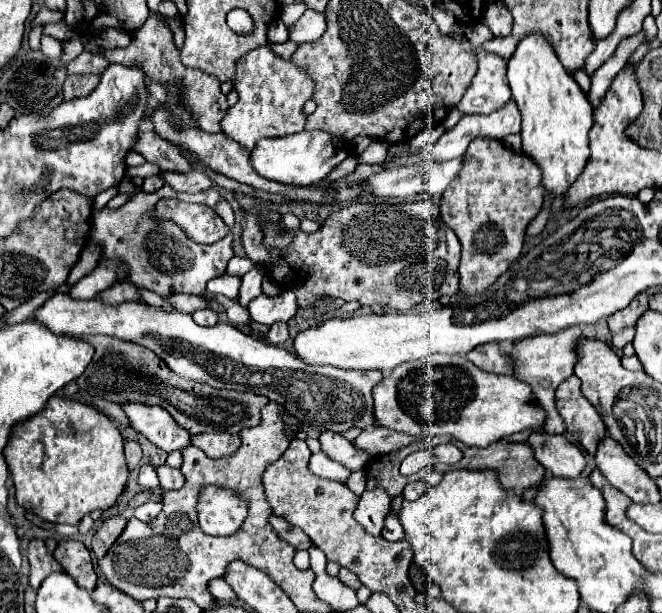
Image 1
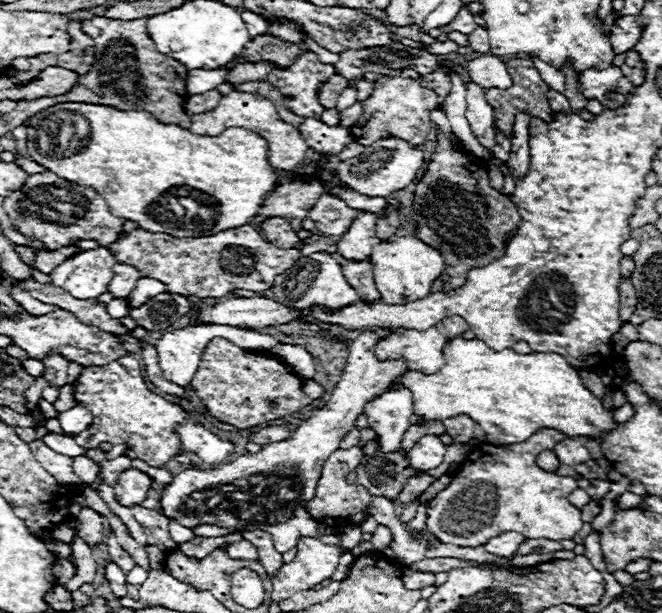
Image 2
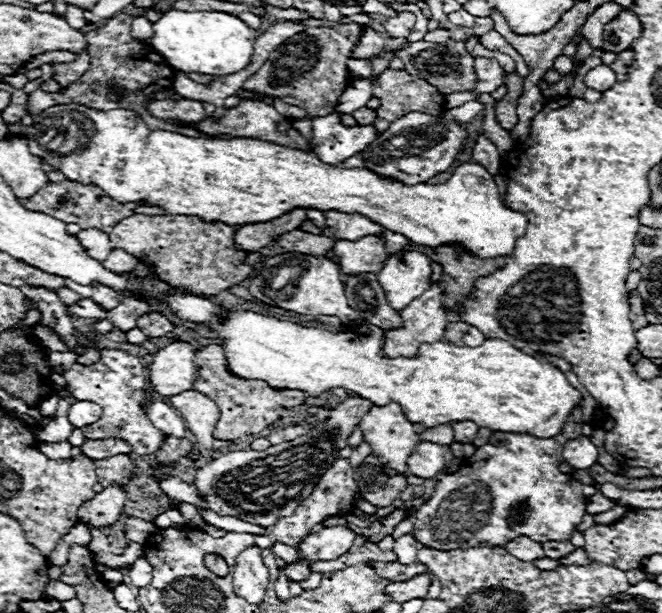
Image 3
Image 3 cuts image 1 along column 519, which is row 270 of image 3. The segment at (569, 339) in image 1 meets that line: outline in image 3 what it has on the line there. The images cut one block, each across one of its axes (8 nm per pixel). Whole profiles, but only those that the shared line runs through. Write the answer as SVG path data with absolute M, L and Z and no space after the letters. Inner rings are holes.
M366 236L356 242L338 240L334 244L334 254L338 256L338 264L346 274L378 272L386 260L384 240L378 236Z

